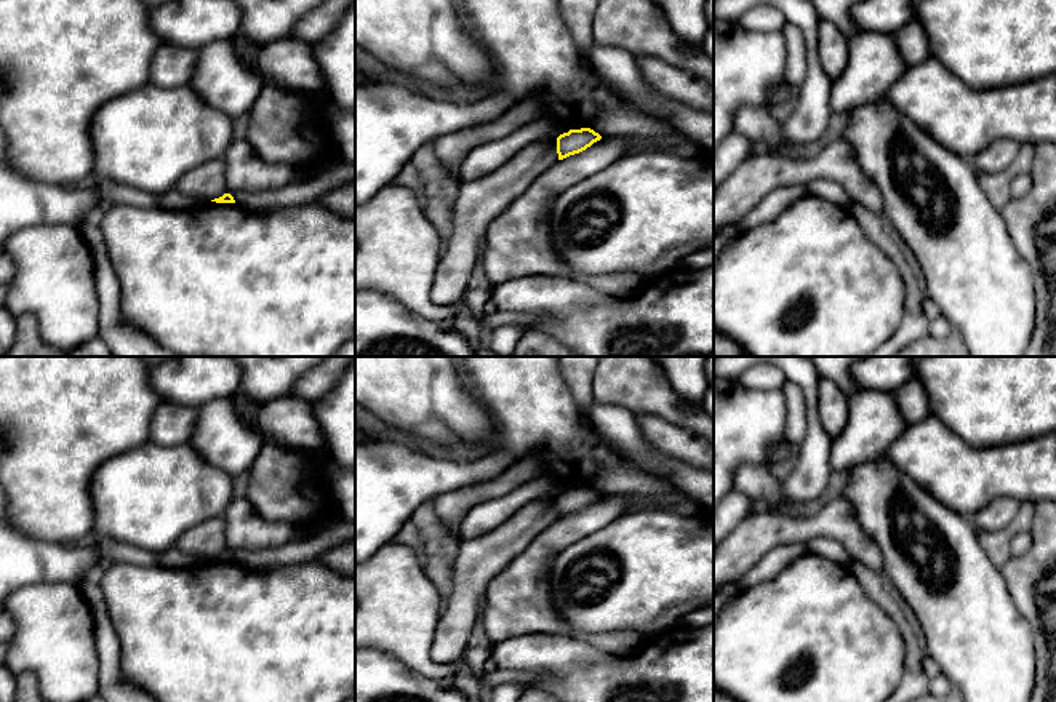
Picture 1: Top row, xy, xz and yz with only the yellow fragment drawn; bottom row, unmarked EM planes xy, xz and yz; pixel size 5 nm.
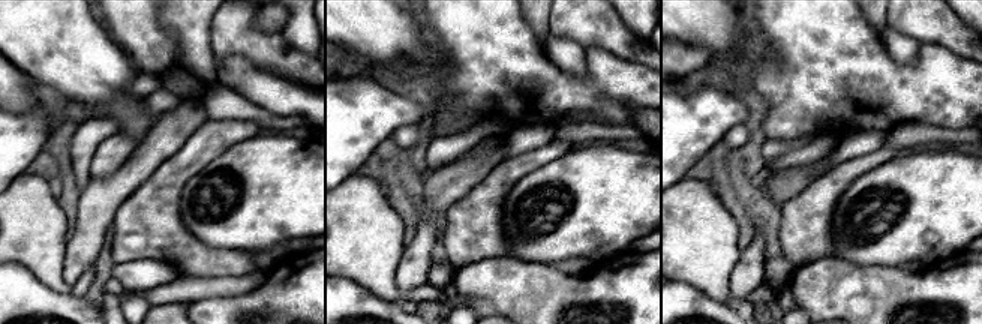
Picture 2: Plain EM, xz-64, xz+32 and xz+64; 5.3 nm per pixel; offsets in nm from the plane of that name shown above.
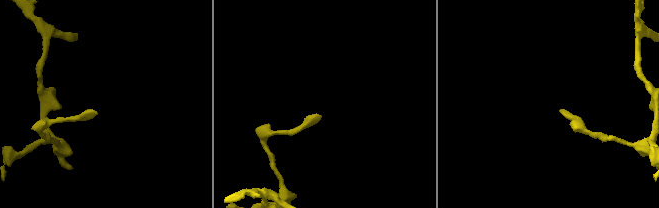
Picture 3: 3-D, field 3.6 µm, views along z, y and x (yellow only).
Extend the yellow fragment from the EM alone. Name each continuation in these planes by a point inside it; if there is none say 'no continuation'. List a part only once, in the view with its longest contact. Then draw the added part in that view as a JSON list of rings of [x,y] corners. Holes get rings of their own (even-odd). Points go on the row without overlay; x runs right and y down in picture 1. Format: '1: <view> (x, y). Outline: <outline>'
no continuation

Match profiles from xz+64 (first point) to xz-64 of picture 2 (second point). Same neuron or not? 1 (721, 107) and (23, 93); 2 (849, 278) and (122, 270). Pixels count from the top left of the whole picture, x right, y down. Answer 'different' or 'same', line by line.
1: different
2: same

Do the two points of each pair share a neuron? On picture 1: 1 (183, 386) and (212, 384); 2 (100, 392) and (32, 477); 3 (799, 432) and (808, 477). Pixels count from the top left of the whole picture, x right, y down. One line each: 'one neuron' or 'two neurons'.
1: one neuron
2: one neuron
3: two neurons

